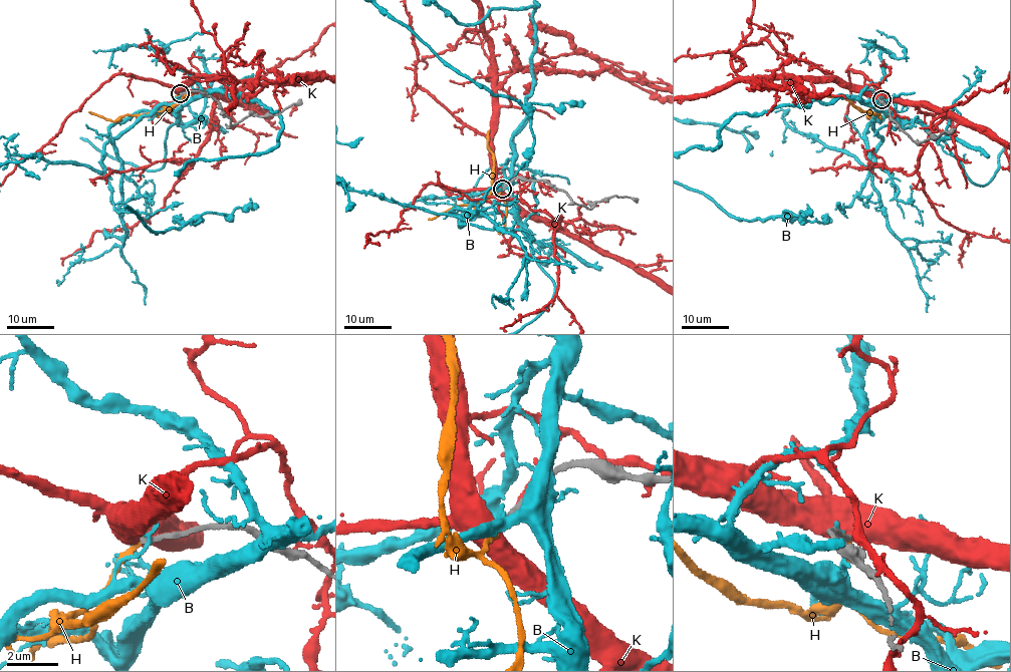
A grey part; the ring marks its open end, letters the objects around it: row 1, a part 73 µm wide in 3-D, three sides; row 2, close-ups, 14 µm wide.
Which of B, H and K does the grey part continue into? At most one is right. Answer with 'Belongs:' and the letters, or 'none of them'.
Belongs: H

